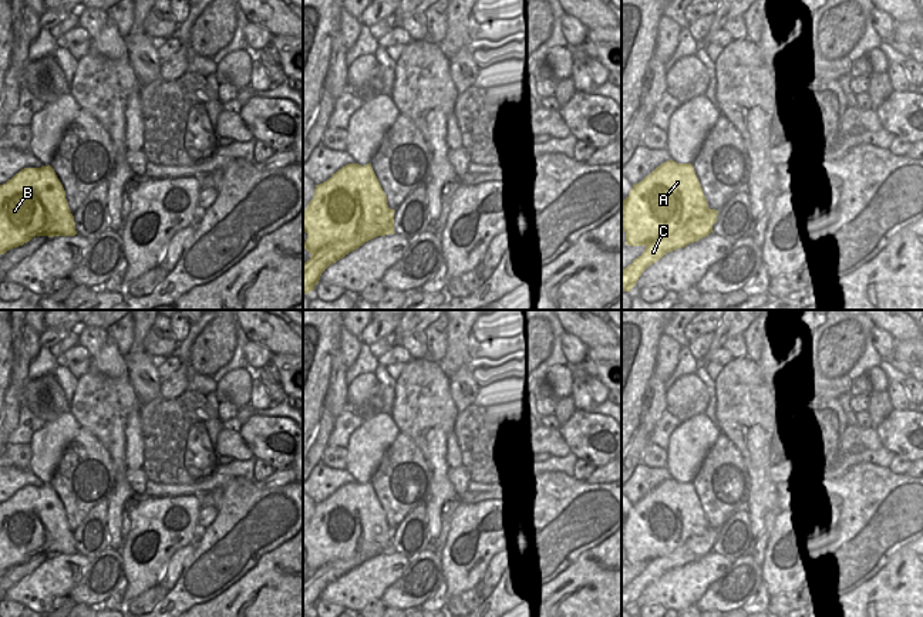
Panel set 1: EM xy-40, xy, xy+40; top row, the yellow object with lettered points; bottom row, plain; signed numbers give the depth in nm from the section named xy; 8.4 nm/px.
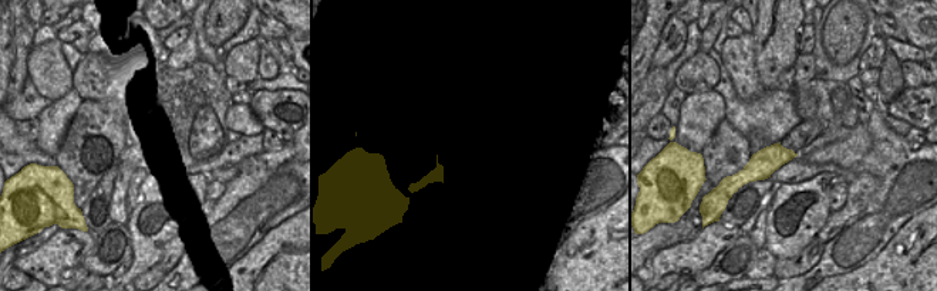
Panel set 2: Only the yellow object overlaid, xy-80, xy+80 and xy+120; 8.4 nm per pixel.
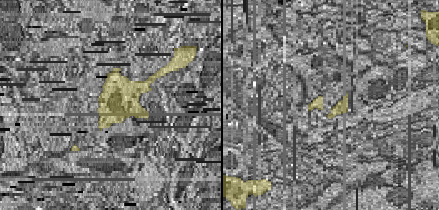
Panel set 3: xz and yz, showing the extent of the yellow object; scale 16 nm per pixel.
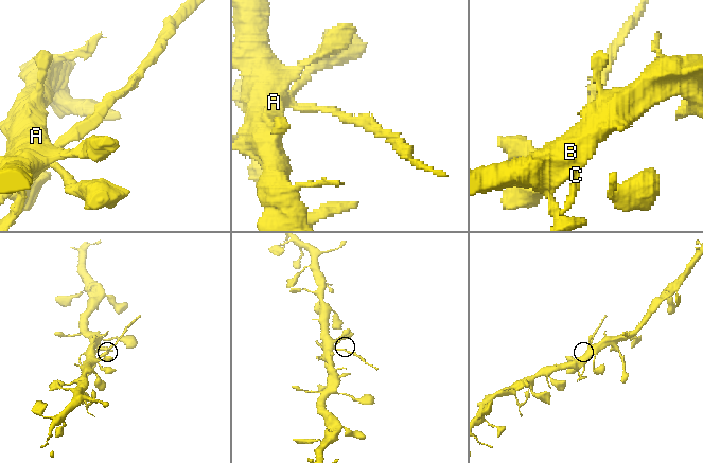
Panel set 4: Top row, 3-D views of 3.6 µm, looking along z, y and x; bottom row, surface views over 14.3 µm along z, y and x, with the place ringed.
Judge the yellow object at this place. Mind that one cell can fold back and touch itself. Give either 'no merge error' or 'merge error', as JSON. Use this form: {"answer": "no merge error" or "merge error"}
{"answer": "merge error"}

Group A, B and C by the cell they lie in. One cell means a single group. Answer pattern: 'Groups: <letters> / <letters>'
Groups: A B / C.

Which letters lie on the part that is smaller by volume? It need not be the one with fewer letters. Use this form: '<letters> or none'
C

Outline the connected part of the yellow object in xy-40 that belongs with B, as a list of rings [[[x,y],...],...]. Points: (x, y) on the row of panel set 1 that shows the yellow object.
[[[50,165],[24,168],[0,185],[0,254],[46,235],[75,236],[74,216]]]

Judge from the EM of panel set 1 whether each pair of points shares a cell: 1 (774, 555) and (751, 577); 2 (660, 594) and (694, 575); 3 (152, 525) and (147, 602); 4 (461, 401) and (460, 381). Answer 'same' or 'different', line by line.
1: different
2: same
3: different
4: same

